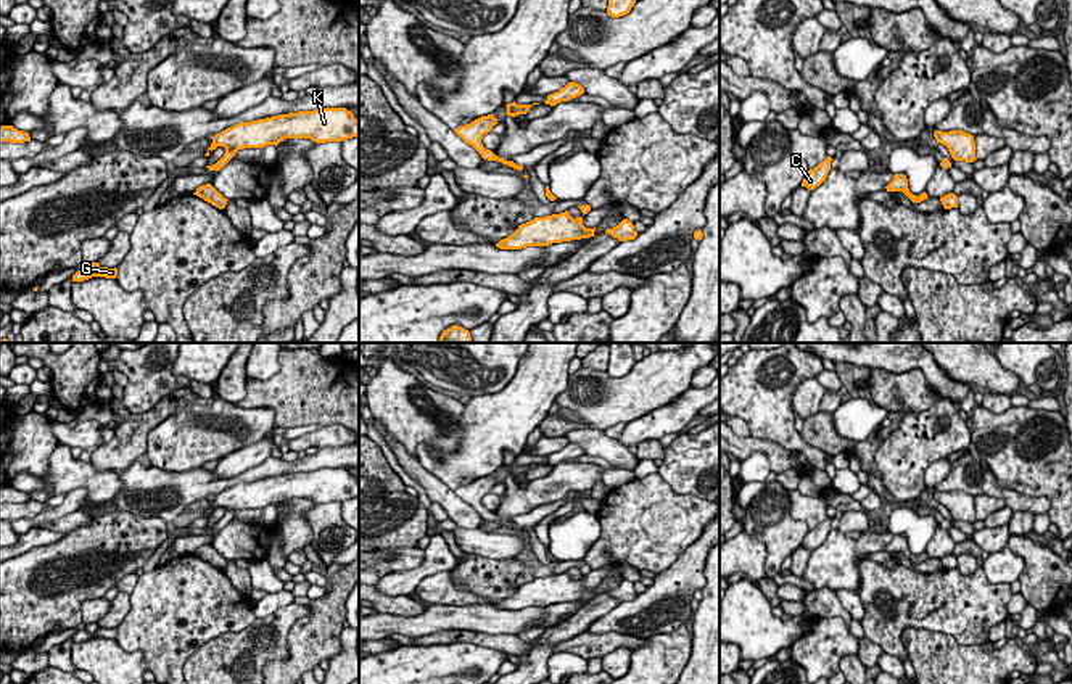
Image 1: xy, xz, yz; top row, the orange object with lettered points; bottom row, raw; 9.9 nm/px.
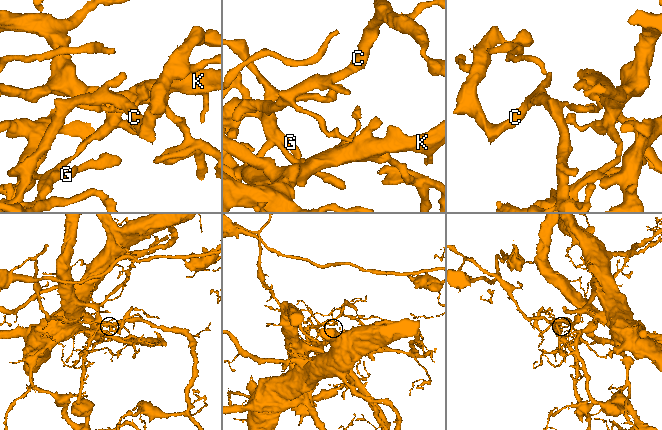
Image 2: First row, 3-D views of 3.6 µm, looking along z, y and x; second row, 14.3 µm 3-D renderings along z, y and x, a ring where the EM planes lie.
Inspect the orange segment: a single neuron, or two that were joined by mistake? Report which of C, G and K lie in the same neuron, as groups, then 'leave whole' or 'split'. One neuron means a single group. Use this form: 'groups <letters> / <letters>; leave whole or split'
groups C / G K; split

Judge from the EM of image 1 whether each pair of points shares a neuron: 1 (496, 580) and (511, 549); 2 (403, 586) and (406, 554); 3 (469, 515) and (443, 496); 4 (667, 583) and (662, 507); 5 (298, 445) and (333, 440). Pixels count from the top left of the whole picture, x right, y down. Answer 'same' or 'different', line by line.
1: different
2: different
3: same
4: different
5: same

